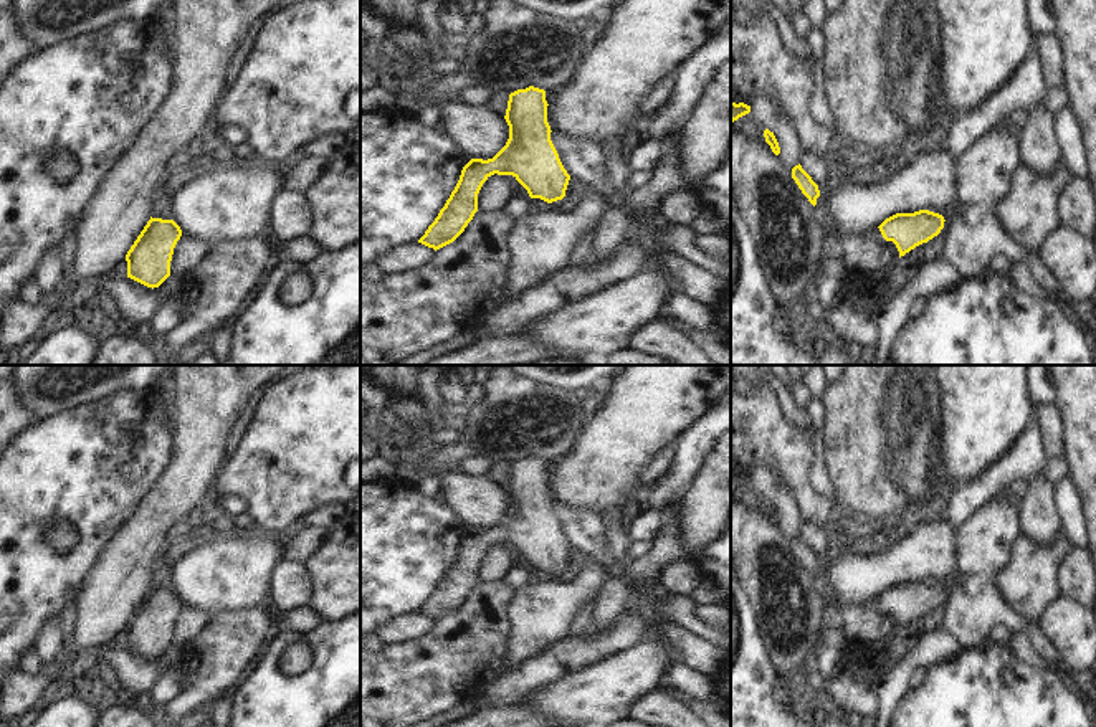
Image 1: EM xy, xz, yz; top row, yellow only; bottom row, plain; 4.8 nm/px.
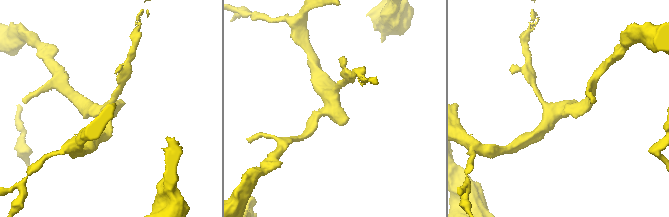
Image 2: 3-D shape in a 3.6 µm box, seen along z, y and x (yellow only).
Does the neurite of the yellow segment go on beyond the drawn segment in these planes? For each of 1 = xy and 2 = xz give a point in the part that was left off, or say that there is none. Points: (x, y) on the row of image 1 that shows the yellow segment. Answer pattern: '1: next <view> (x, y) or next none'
1: next none
2: next none

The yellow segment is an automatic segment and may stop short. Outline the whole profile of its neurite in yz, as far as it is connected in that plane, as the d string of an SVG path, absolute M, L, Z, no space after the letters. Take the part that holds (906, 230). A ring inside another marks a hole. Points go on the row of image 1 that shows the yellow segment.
M955 200L947 205L944 213L919 210L914 213L896 213L886 218L878 228L886 241L893 241L899 251L899 258L927 243L941 233L944 221L952 218L960 208L962 202Z

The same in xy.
M150 216L126 254L127 278L159 287L170 276L170 261L180 236L182 230L174 220Z

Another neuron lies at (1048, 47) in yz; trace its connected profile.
M1033 33L1033 46L1038 51L1046 88L1066 81L1063 71L1063 46L1055 33Z

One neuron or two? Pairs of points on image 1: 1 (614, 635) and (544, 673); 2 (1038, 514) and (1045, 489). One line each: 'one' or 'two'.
1: one
2: one

